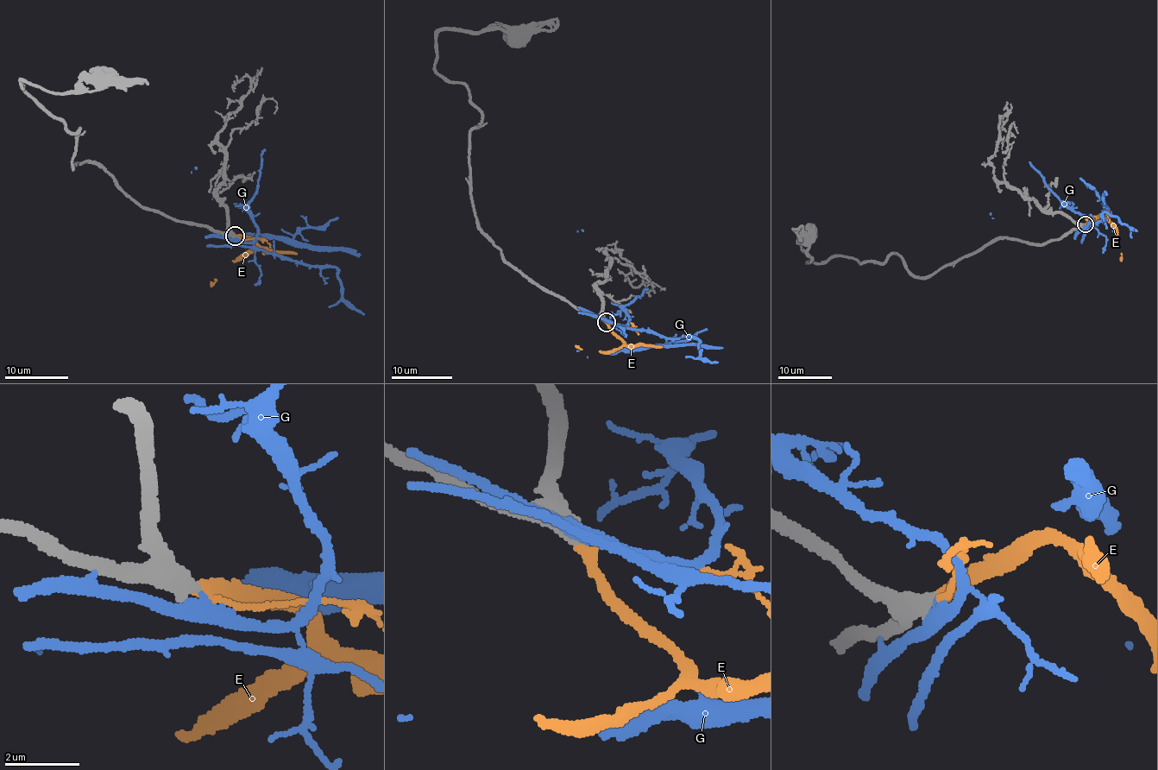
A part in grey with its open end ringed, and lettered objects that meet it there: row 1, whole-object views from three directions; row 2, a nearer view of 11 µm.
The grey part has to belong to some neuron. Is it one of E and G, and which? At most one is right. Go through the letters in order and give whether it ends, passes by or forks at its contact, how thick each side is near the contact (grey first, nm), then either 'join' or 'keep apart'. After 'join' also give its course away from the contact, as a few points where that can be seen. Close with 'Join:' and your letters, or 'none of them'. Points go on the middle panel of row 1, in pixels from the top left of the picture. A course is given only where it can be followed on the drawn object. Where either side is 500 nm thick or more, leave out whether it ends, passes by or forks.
E: it passes by; calibres 480 and 240 nm; join; course (607, 322), (623, 345), (601, 352), (581, 350), (575, 345)
G: calibres 500 and 300 nm; keep apart
Join: E

